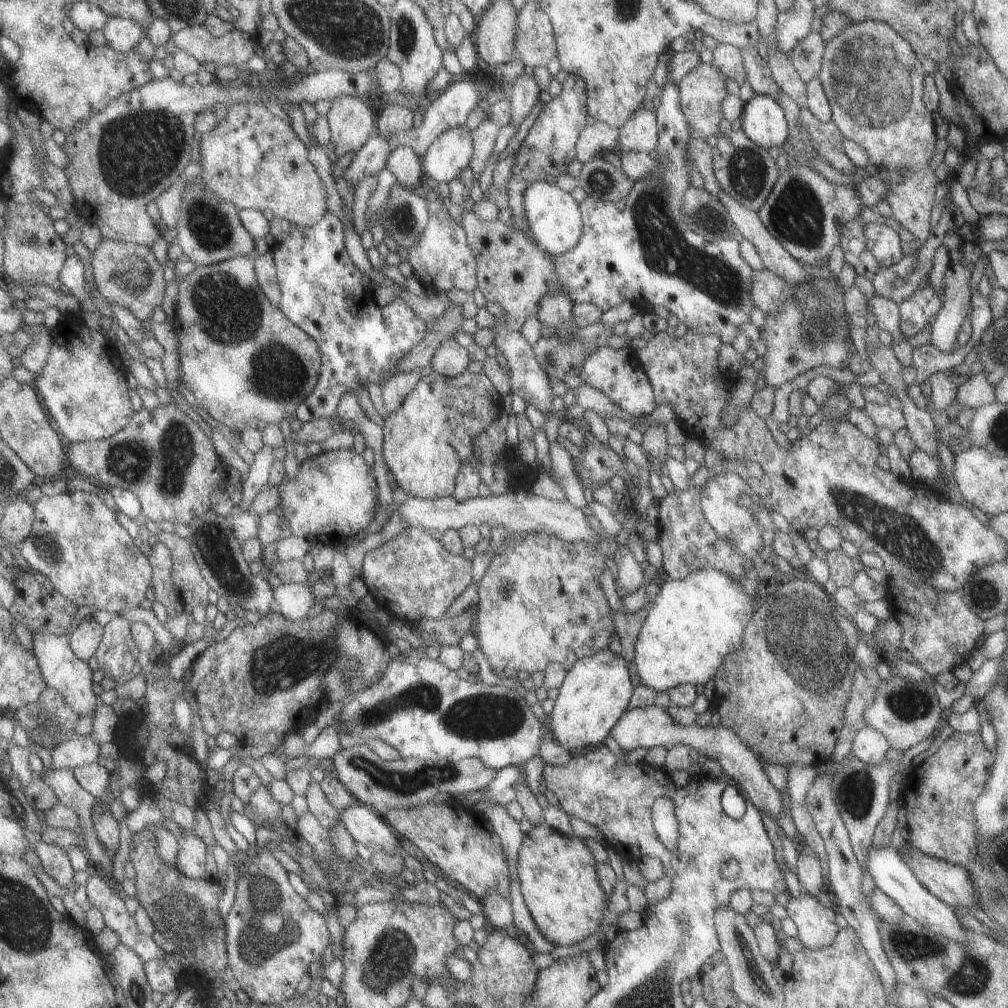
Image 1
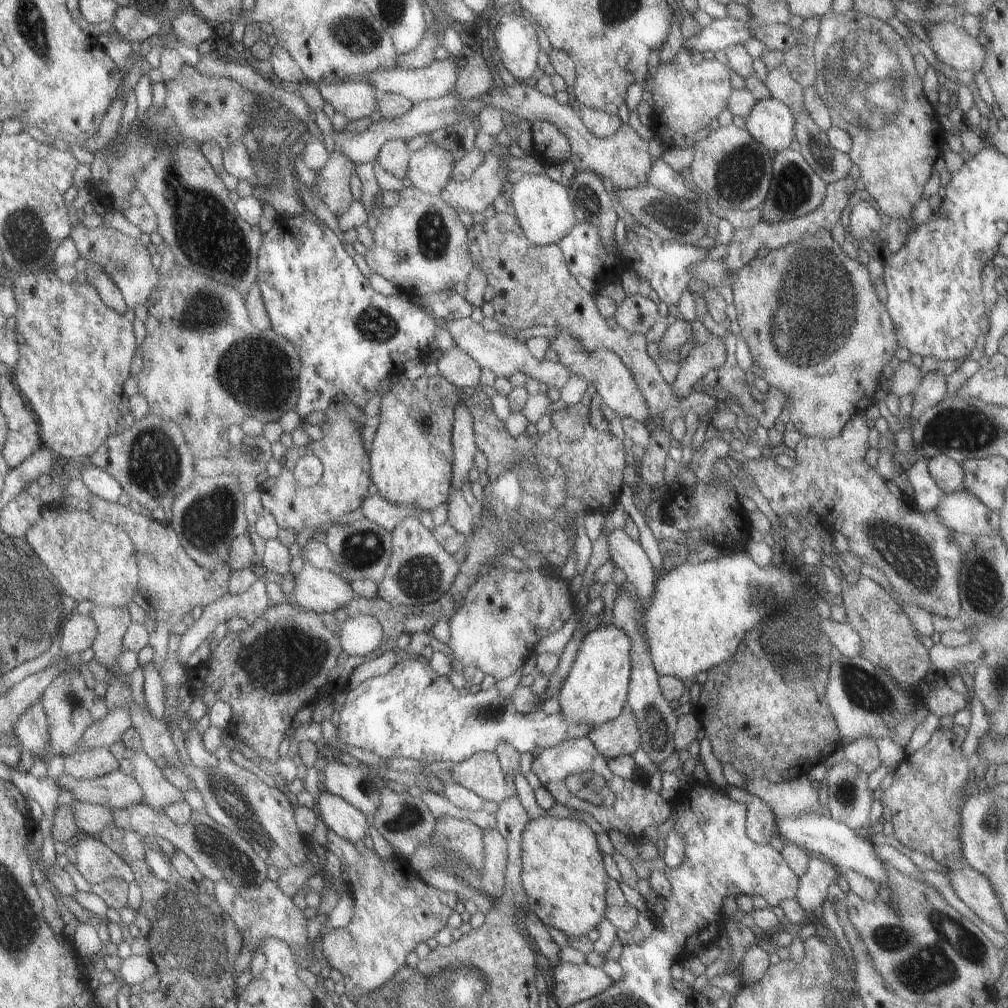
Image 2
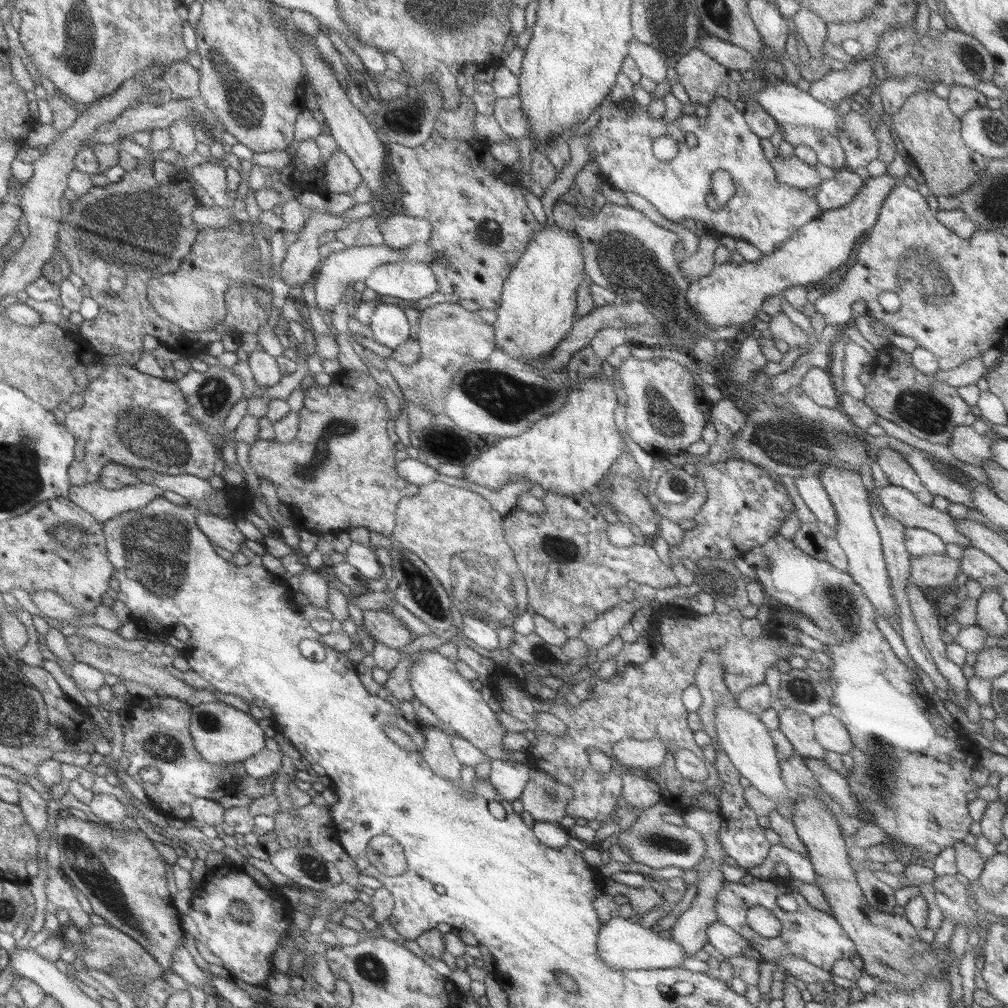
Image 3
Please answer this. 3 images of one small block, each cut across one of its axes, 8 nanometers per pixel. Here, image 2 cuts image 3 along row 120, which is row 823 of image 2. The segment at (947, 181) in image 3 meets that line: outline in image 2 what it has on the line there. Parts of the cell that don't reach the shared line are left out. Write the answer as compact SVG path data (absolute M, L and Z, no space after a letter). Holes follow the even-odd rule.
M955 724L948 730L938 729L922 748L906 754L895 770L892 785L885 789L880 800L883 807L893 812L891 822L896 838L904 846L932 856L945 871L958 870L965 860L959 837L959 811L973 762L962 755L967 730L967 727Z

